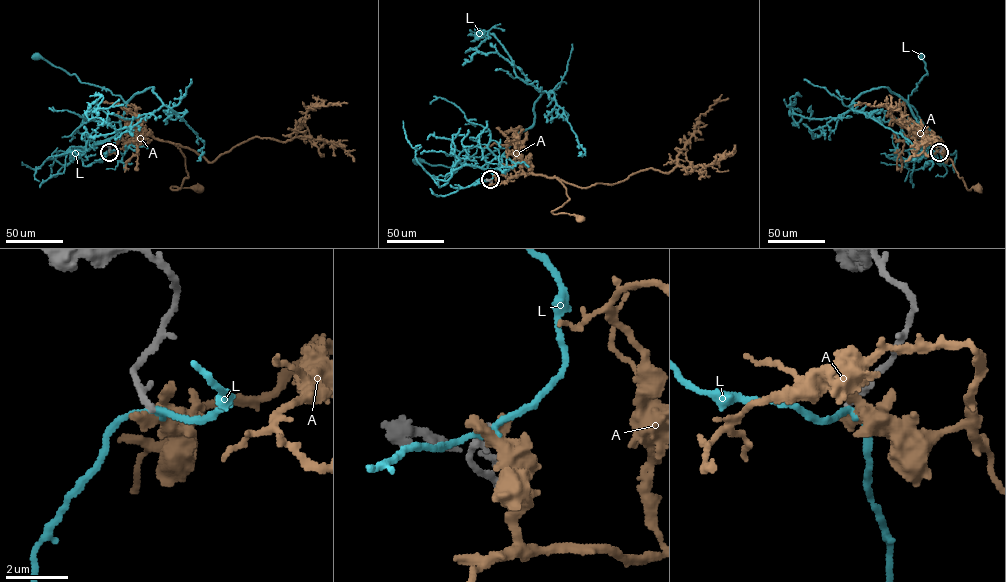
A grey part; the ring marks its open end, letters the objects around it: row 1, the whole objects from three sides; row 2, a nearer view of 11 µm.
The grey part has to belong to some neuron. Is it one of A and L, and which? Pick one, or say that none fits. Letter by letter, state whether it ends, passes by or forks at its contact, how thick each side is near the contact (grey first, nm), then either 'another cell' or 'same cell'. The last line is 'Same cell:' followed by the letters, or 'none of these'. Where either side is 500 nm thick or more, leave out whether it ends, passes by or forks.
A: it passes by; 240 nm thick on the grey side, 440 nm on the other; another cell
L: it passes by; 240 nm thick on the grey side, 200 nm on the other; another cell
Same cell: none of these

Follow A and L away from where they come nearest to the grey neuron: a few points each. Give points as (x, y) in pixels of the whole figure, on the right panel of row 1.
A: (939, 152), (944, 149), (932, 133), (967, 188), (979, 188)
L: (939, 151), (930, 148), (928, 135), (908, 104), (908, 95), (927, 74), (922, 55)

